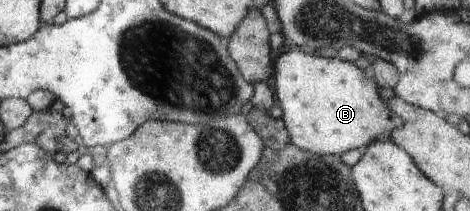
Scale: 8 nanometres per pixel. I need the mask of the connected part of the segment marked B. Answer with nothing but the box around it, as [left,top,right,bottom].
[271,47,402,154]

